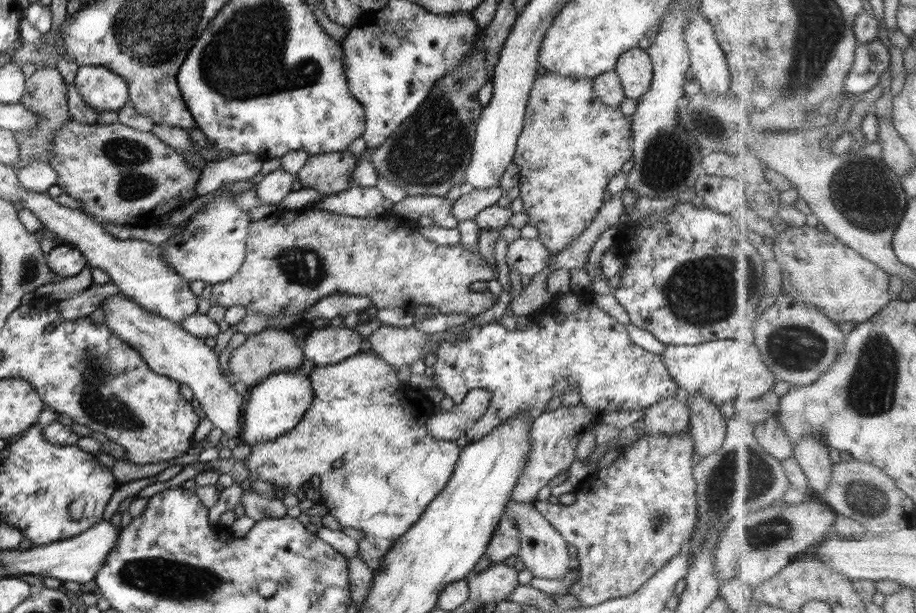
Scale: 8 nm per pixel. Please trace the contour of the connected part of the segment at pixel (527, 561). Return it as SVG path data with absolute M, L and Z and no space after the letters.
M510 500L504 513L510 514L510 518L516 522L516 528L520 534L520 549L517 556L522 558L525 569L532 572L536 578L563 579L571 570L570 552L568 552L568 543L564 537L554 529L550 522L546 521L546 518L530 501L525 503Z

